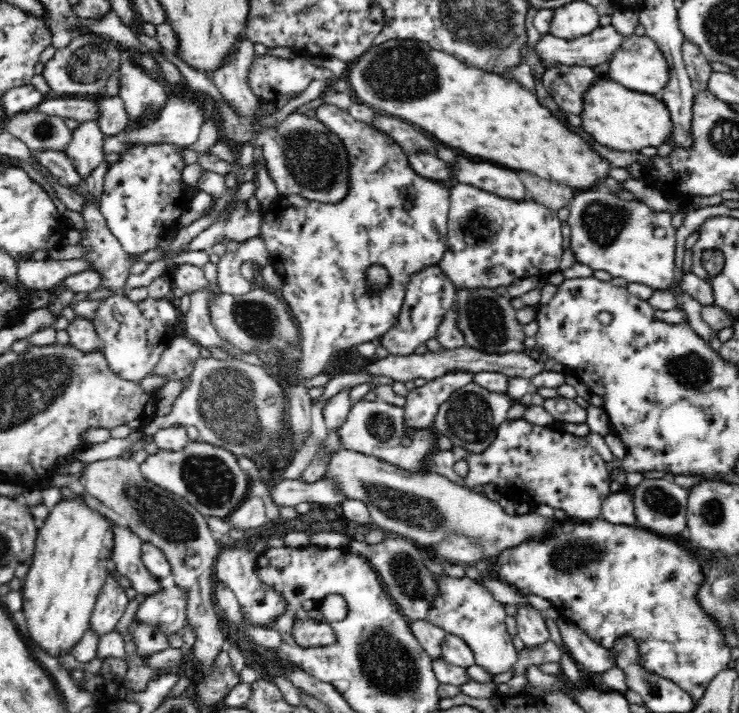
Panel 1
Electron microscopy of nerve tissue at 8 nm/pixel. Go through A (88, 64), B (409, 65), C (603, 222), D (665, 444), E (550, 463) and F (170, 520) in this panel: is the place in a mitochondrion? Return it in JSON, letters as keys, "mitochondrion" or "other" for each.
{"A":"mitochondrion","B":"mitochondrion","C":"mitochondrion","D":"other","E":"other","F":"mitochondrion"}

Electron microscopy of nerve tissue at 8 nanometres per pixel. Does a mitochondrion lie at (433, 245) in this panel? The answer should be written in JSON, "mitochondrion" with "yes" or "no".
{"mitochondrion":"no"}

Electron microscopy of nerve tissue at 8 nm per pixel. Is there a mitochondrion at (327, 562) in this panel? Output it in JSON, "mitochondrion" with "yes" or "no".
{"mitochondrion":"no"}

